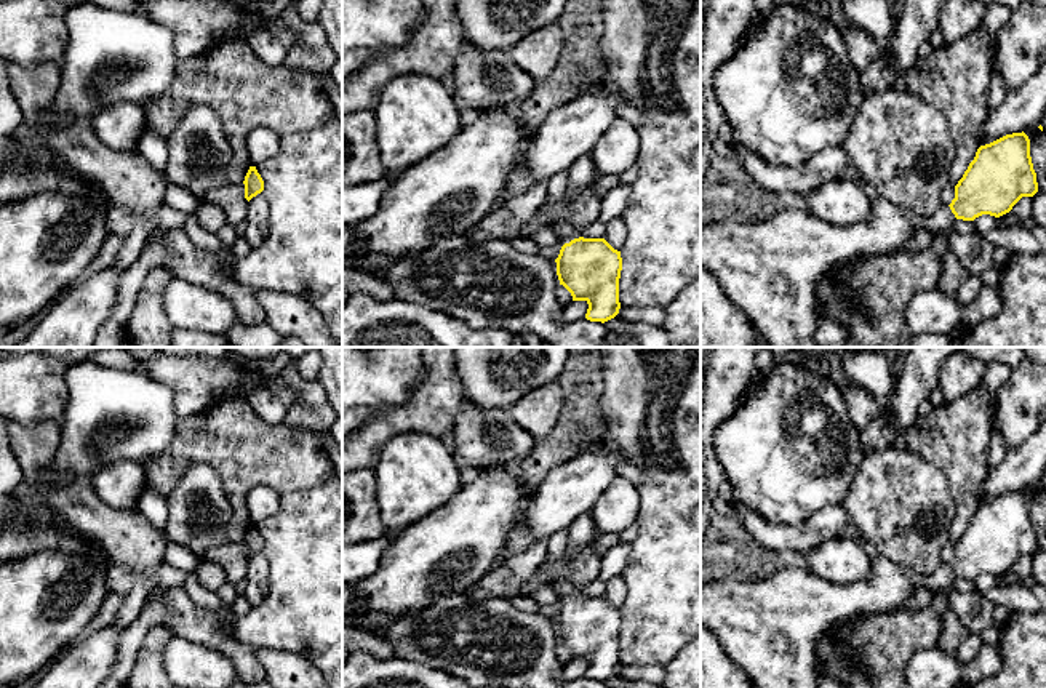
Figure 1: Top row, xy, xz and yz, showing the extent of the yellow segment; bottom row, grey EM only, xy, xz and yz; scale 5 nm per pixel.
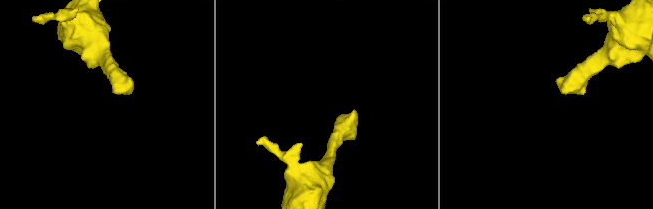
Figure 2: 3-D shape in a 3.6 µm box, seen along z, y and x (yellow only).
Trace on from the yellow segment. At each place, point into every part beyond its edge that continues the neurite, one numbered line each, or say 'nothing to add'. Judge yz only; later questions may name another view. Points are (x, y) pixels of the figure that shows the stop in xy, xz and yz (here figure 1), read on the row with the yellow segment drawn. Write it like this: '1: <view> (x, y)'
1: yz (770, 269)

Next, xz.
1: xz (565, 232)

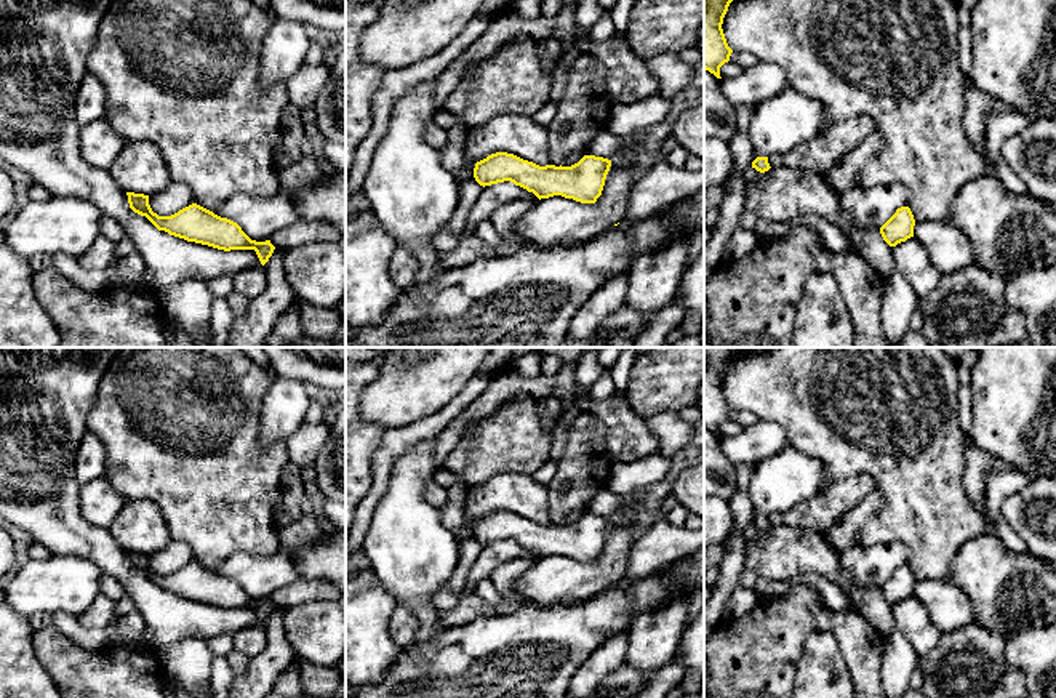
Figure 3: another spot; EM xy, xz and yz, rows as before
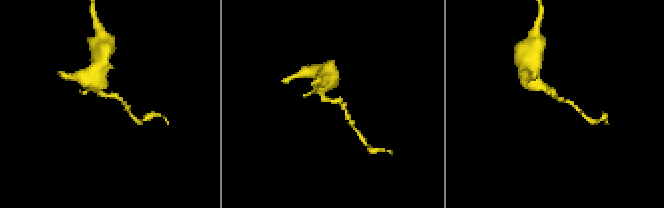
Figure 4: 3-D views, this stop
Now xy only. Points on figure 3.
nothing to add

